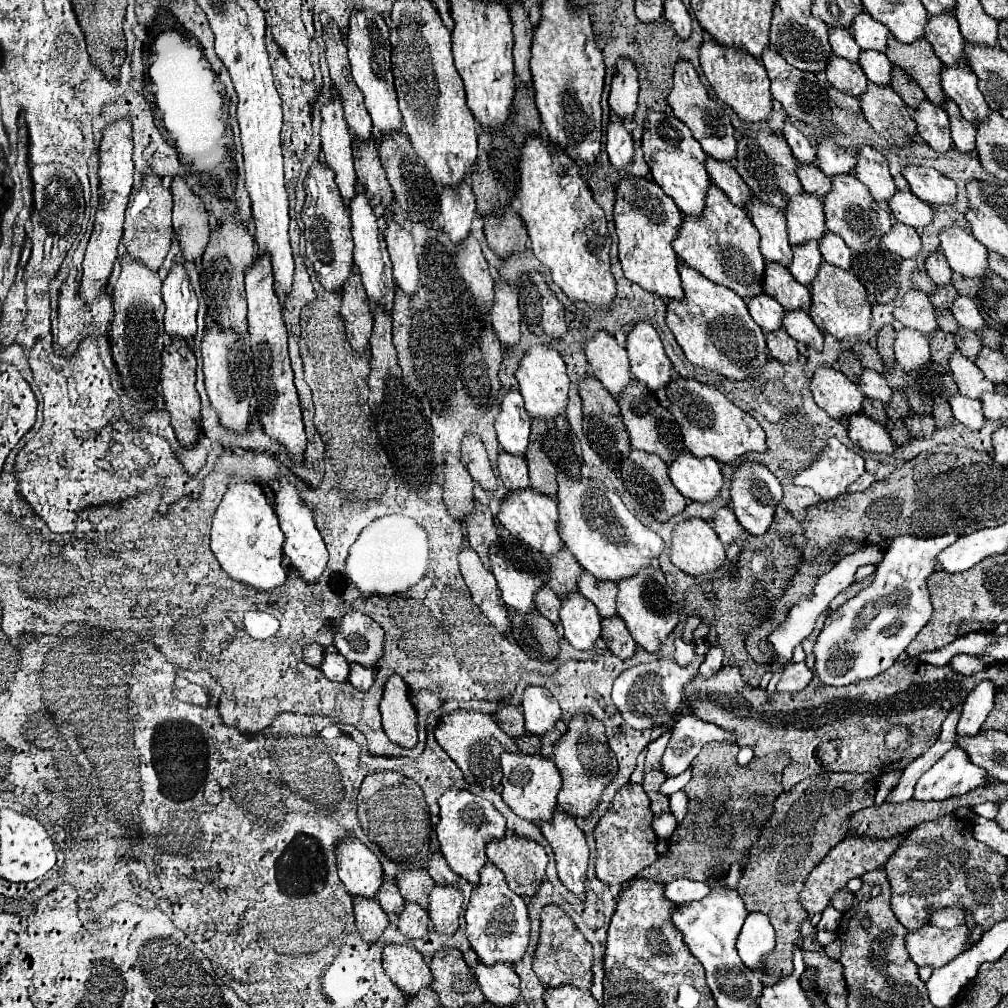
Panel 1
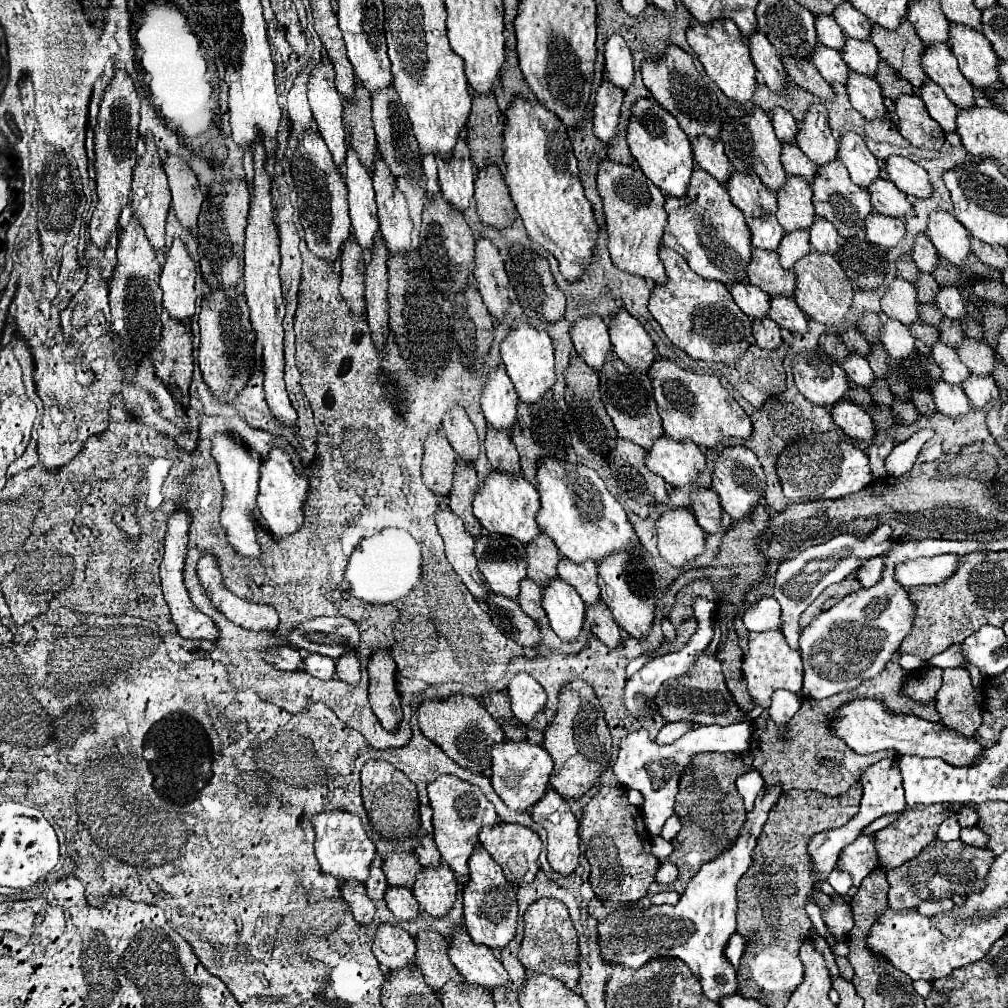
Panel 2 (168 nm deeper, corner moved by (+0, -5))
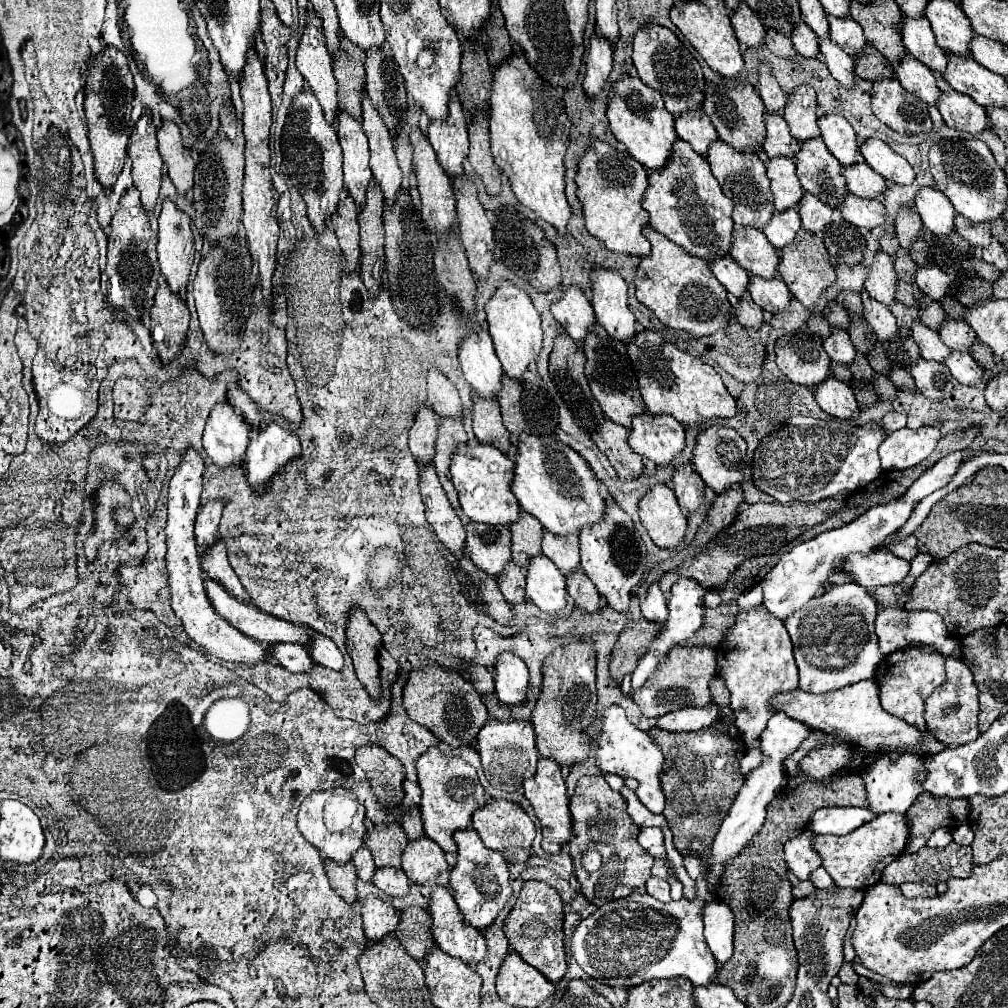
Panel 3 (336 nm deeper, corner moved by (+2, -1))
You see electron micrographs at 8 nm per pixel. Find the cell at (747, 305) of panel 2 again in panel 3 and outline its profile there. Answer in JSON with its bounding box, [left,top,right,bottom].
[711,258,749,298]

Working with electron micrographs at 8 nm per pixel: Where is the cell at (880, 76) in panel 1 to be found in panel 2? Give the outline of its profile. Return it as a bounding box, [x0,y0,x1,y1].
[841,38,879,76]

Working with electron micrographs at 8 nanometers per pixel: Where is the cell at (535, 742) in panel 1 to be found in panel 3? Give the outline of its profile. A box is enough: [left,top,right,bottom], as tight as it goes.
[483,694,513,722]

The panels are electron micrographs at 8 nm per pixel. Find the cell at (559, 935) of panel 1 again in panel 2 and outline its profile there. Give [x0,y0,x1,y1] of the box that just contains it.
[519,898,579,988]

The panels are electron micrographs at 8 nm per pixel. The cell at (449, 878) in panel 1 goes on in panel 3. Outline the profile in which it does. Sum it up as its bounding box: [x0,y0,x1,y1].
[401,808,425,840]

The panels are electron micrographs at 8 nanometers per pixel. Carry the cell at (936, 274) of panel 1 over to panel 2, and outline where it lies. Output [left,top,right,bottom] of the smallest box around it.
[913,234,937,274]

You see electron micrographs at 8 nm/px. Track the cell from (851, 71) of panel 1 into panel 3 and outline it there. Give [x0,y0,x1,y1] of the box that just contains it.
[791,22,819,58]

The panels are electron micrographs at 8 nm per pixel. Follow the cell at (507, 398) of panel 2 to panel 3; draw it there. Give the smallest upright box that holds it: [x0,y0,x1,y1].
[459,330,503,400]

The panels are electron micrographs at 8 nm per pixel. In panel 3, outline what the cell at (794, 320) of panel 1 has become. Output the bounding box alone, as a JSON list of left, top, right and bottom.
[749,276,791,314]

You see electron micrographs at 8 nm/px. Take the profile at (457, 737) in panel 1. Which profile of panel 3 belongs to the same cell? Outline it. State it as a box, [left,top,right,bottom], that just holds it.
[403,662,489,748]

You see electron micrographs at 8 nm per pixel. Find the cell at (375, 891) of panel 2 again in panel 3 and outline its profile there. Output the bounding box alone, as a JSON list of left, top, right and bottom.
[351,846,375,882]

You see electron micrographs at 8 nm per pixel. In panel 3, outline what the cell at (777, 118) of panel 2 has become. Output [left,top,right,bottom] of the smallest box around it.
[757,64,787,114]

